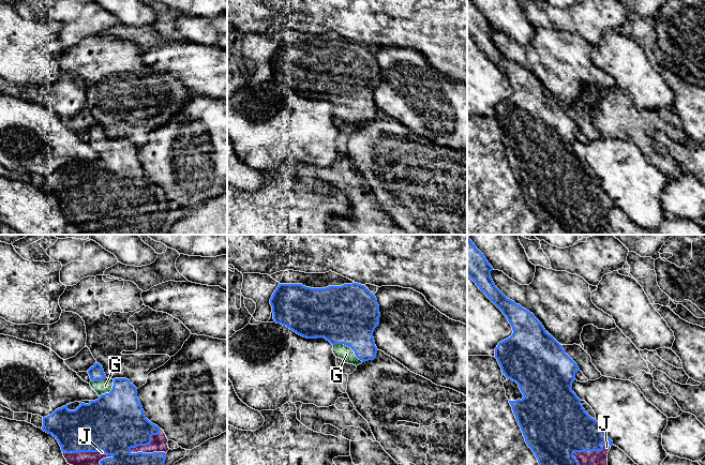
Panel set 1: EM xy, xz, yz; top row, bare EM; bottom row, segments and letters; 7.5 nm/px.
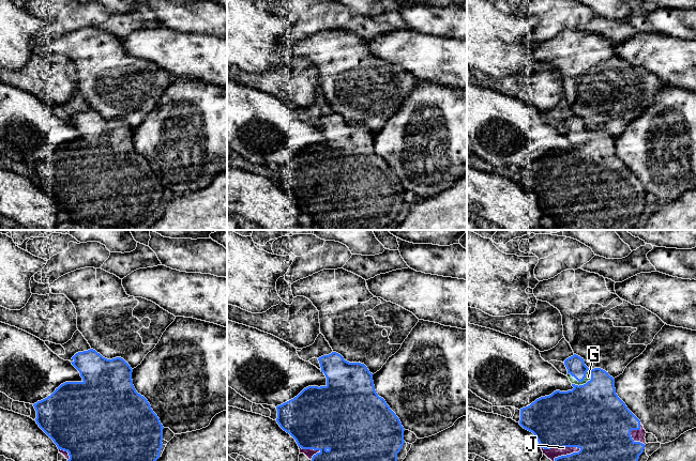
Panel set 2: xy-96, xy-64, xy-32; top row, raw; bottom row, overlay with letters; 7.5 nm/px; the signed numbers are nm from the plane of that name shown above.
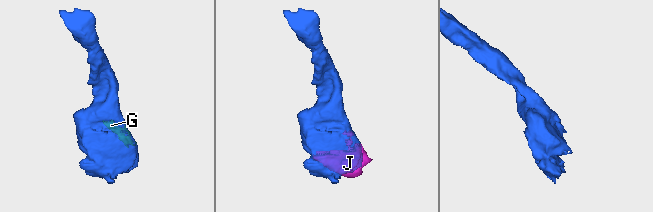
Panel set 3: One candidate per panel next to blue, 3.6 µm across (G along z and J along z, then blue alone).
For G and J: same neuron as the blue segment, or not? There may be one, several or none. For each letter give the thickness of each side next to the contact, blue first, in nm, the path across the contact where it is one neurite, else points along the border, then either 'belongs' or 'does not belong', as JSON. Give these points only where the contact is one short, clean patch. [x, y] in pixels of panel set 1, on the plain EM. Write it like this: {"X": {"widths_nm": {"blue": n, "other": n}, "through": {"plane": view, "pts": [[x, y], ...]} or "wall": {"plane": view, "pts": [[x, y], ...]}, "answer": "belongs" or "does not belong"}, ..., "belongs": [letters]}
{"G": {"widths_nm": {"blue": 440, "other": 110}, "answer": "belongs"}, "J": {"widths_nm": {"blue": 380, "other": 130}, "answer": "belongs"}, "belongs": ["G", "J"]}

